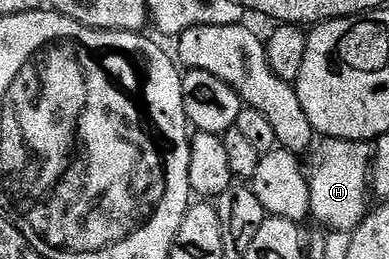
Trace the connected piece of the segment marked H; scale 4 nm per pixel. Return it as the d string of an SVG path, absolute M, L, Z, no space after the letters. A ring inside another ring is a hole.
M328 140L327 145L319 153L319 162L315 165L315 174L310 174L309 180L311 183L311 217L314 220L319 220L321 224L327 229L340 229L344 235L350 234L357 226L363 221L363 218L367 216L369 212L369 204L367 205L367 193L369 197L369 190L371 189L371 162L373 160L373 149L366 141L333 141Z

